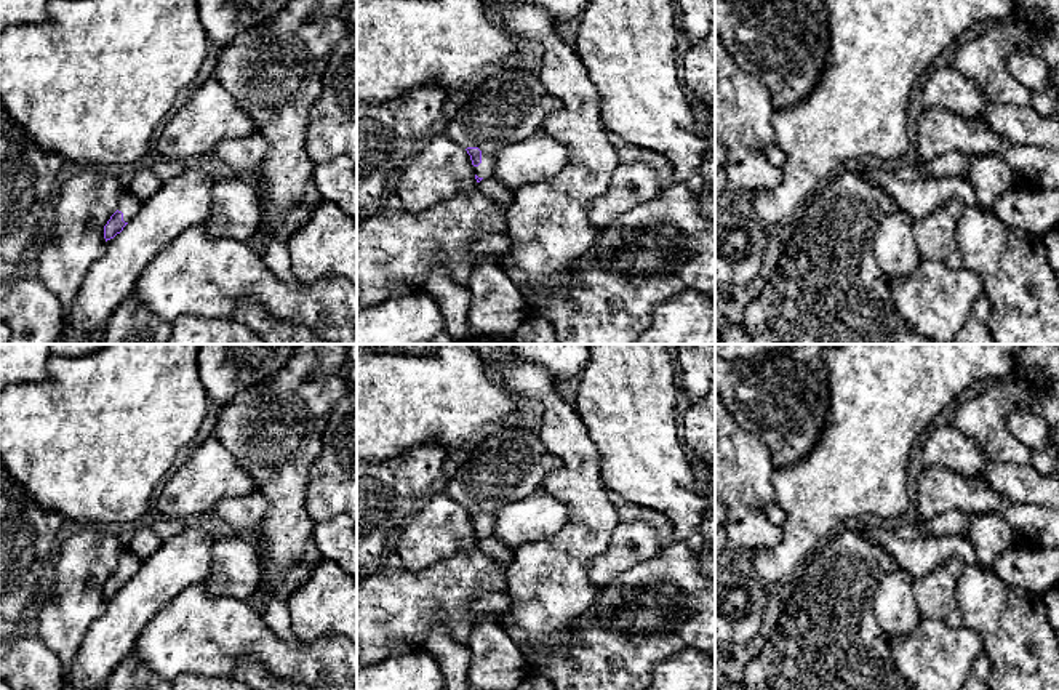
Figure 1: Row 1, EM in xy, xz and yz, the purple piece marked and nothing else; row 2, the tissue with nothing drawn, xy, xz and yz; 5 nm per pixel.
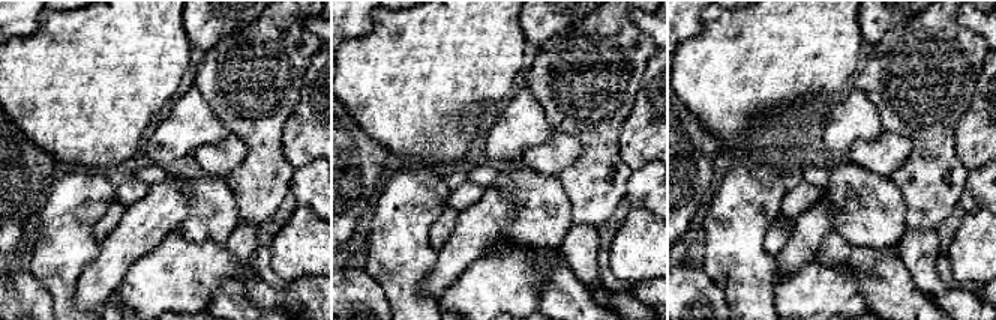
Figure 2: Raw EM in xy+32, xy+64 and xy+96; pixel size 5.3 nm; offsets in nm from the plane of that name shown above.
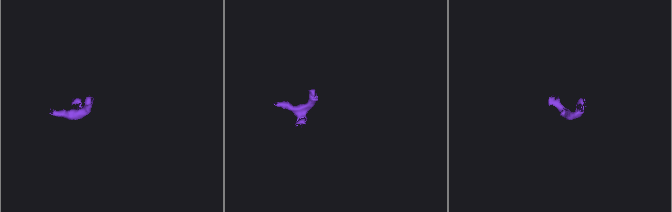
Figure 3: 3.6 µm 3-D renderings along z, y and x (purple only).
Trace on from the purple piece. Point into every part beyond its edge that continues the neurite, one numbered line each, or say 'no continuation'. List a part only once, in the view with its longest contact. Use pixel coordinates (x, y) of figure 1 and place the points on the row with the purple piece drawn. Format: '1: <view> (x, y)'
1: xz (509, 106)

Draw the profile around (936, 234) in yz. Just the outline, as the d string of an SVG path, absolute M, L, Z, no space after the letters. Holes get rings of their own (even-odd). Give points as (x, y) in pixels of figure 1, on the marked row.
M950 199L926 218L915 219L913 235L921 259L955 271L963 267L957 226L965 208L960 199Z

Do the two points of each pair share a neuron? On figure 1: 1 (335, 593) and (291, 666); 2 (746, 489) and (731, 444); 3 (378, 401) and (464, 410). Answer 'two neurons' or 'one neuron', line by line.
1: two neurons
2: one neuron
3: one neuron

